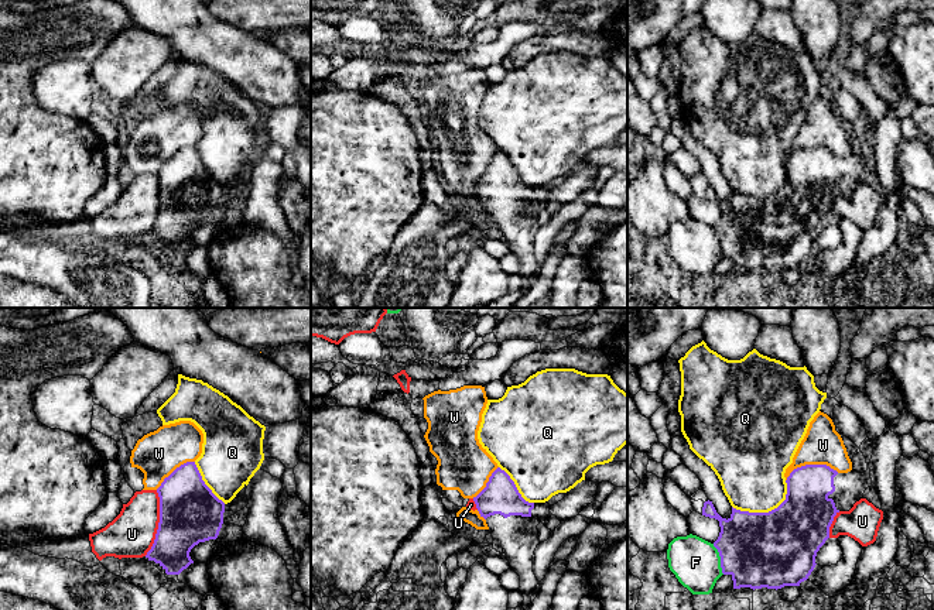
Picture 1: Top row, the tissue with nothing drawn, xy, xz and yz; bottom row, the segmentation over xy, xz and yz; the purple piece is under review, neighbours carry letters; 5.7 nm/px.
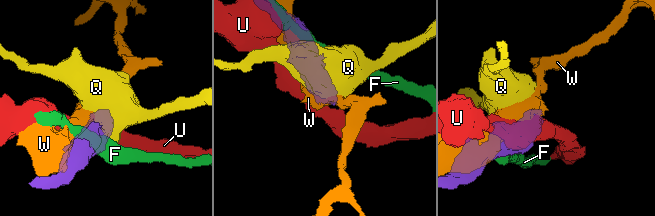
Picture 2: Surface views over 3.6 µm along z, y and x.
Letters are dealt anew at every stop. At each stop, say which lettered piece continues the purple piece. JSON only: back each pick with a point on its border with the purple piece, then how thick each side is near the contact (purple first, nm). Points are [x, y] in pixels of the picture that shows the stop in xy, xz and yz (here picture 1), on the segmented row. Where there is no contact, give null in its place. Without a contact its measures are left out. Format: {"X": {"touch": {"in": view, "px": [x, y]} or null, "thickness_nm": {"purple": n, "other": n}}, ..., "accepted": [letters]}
{"accepted": []}

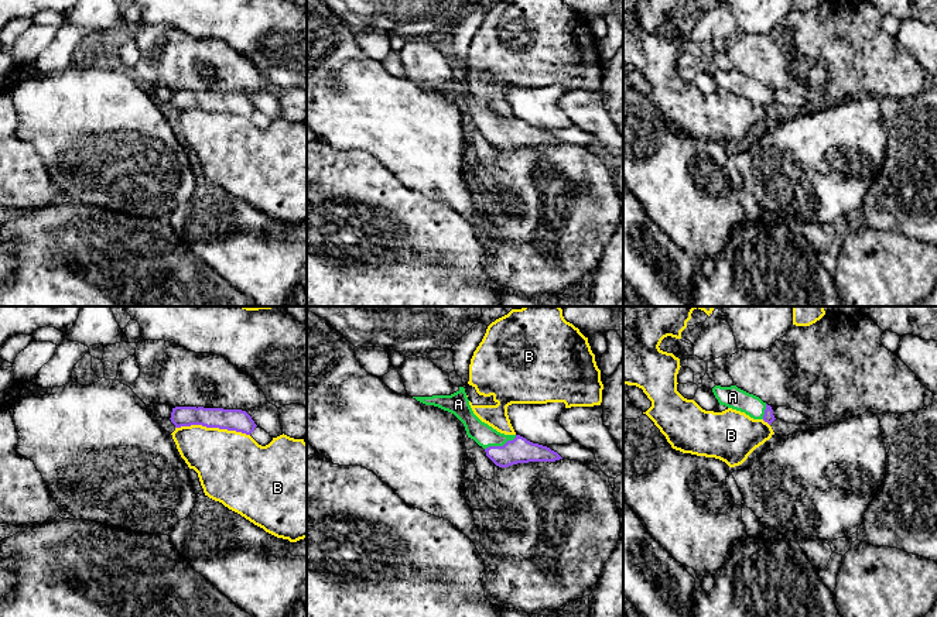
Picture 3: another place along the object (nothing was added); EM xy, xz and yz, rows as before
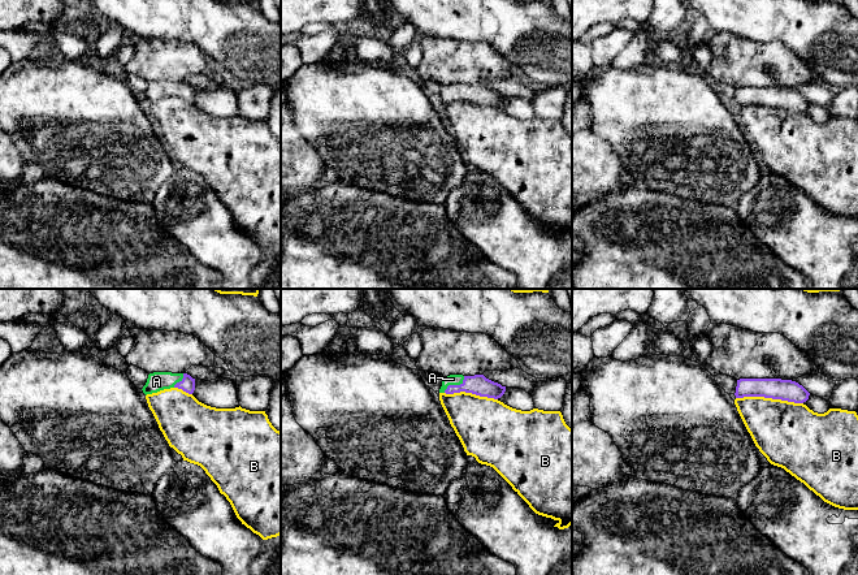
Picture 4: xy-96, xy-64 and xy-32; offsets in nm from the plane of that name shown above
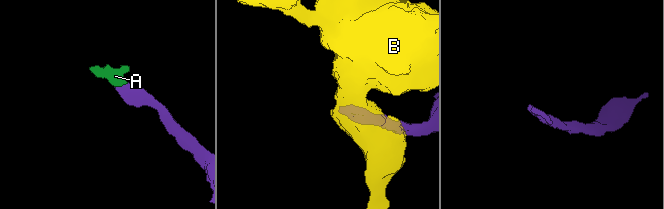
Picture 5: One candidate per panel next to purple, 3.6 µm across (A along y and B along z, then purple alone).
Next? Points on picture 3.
{"A": {"touch": {"in": "xz", "px": [501, 446]}, "thickness_nm": {"purple": 140, "other": 120}}, "accepted": ["A"]}

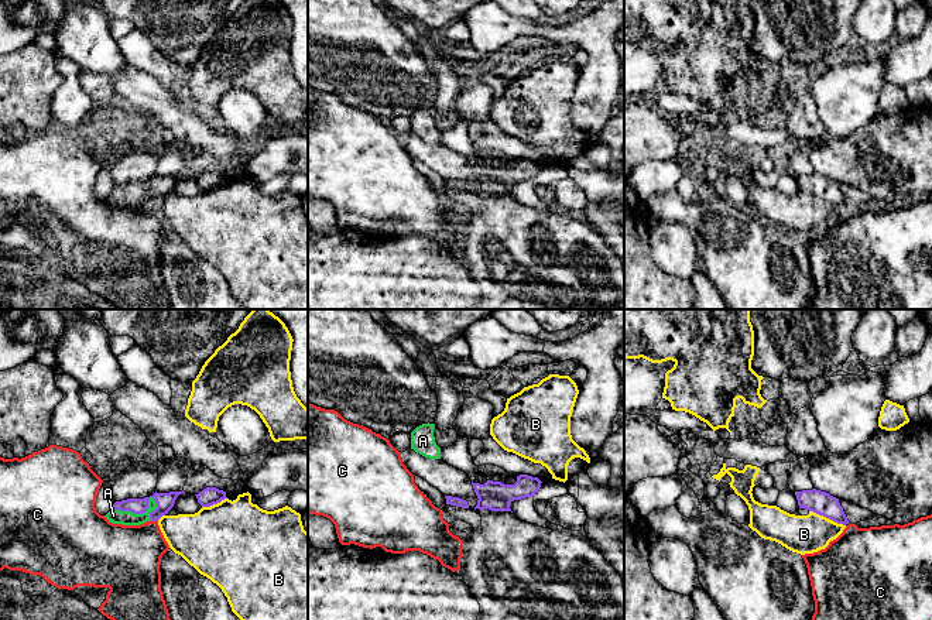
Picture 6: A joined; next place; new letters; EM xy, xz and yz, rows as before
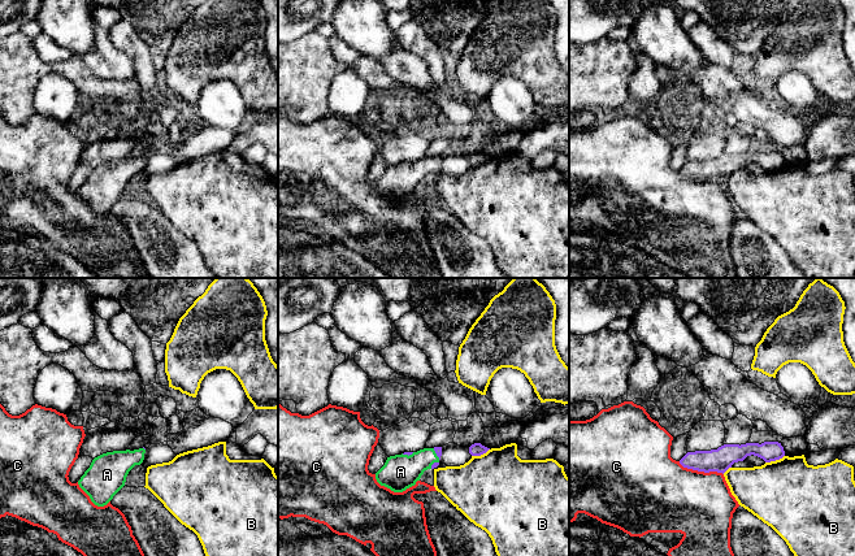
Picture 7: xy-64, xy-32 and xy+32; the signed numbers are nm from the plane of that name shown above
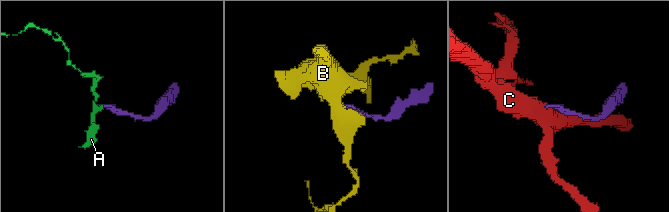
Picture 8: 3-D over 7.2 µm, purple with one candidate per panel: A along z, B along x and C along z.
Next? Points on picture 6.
{"A": {"touch": {"in": "xy", "px": [137, 513]}, "thickness_nm": {"purple": 100, "other": 80}}, "accepted": ["A"]}

